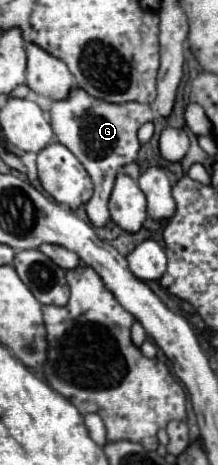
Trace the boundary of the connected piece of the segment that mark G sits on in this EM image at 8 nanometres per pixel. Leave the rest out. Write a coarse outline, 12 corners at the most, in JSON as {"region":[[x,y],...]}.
{"region":[[82,88],[54,100],[58,142],[82,162],[94,226],[110,220],[120,168],[138,158],[152,120],[138,102],[110,104]]}

